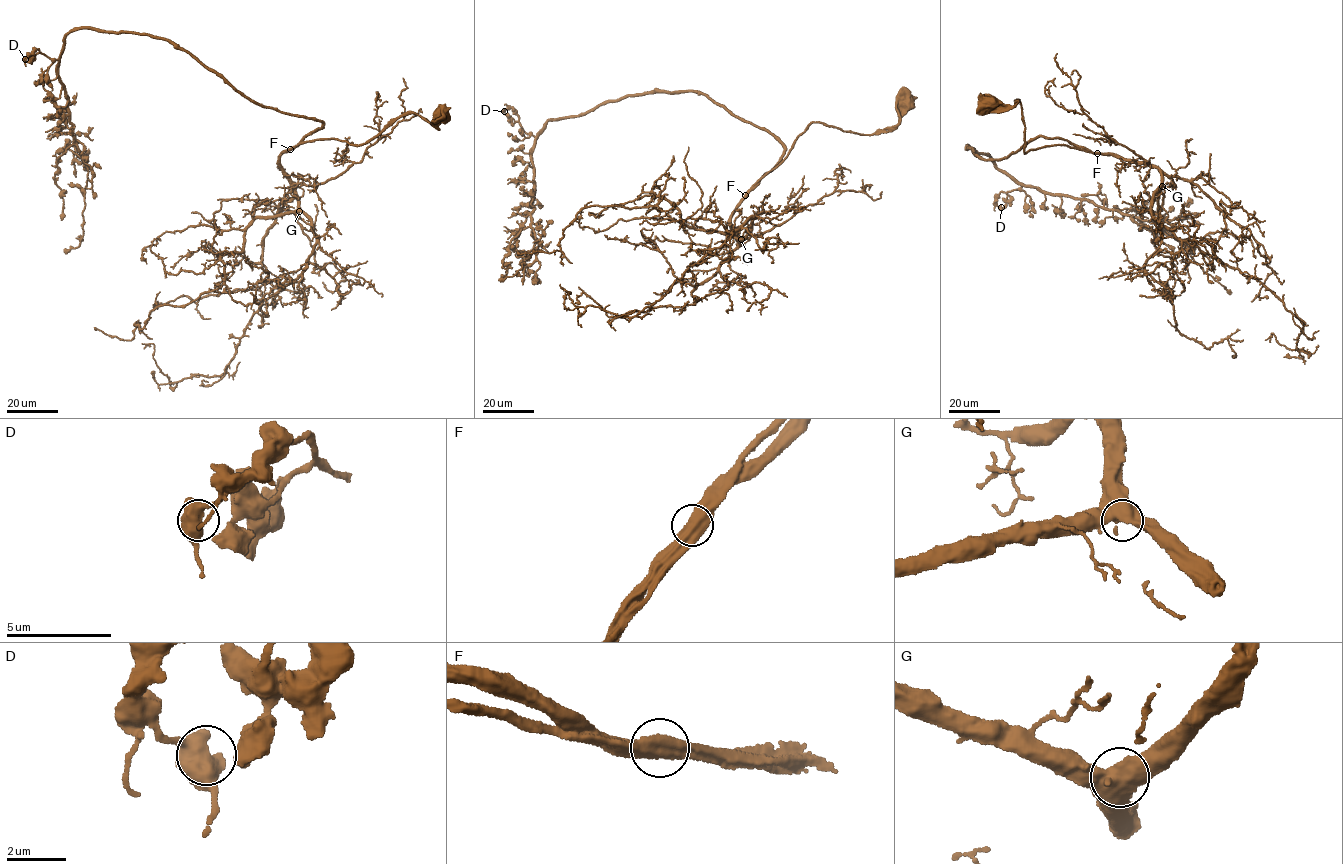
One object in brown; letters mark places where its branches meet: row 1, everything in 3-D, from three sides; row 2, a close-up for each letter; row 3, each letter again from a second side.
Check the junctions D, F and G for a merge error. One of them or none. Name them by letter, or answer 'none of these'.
none of these

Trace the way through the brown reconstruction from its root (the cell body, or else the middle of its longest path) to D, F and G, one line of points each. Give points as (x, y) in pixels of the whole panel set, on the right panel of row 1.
D: (993, 101), (1020, 102), (1024, 153), (1082, 148), (1039, 137), (987, 161), (968, 145), (1022, 186), (1001, 207)
F: (993, 101), (1012, 106), (1016, 100), (1020, 102), (1024, 153), (1058, 144), (1097, 153)
G: (993, 101), (1012, 106), (1016, 100), (1020, 102), (1024, 153), (1063, 145), (1146, 162), (1159, 169), (1162, 186)

